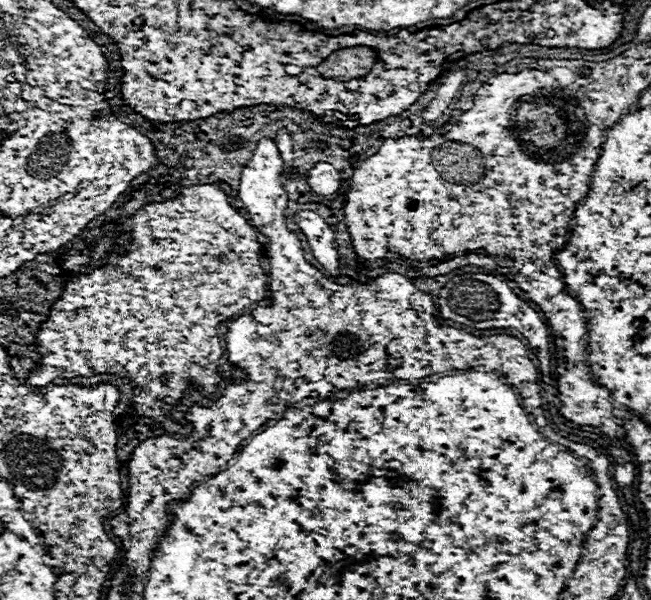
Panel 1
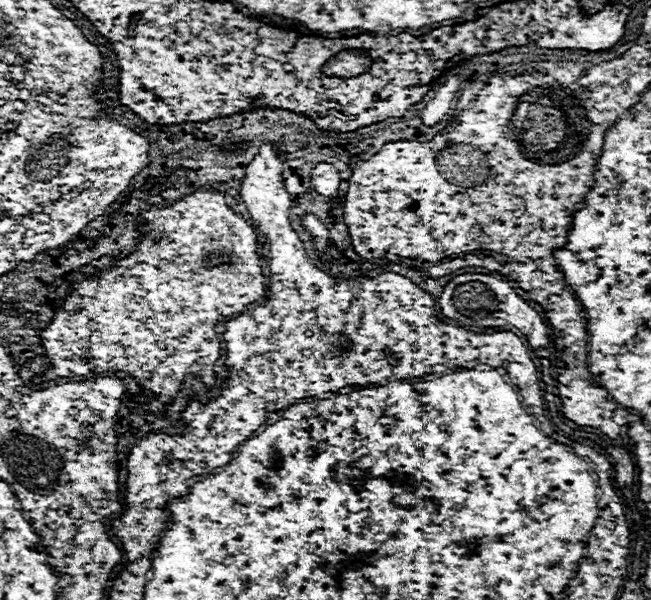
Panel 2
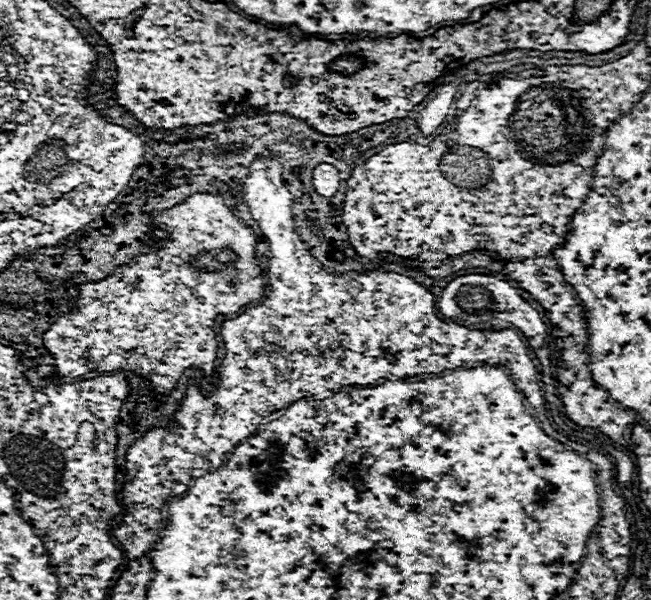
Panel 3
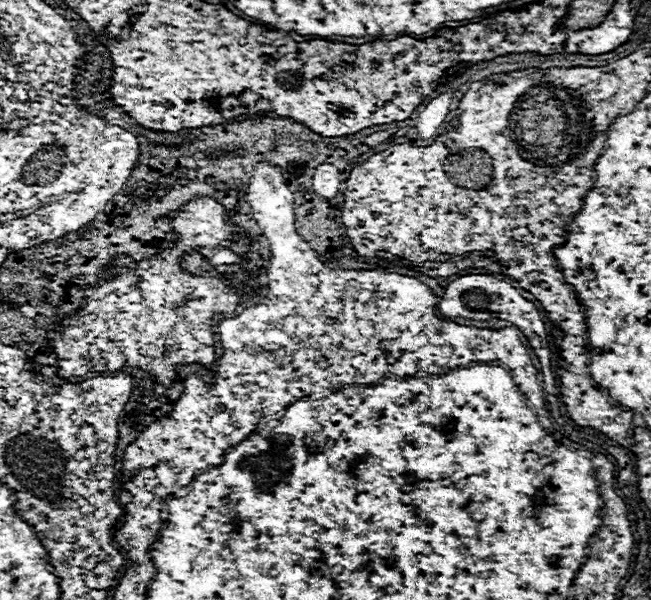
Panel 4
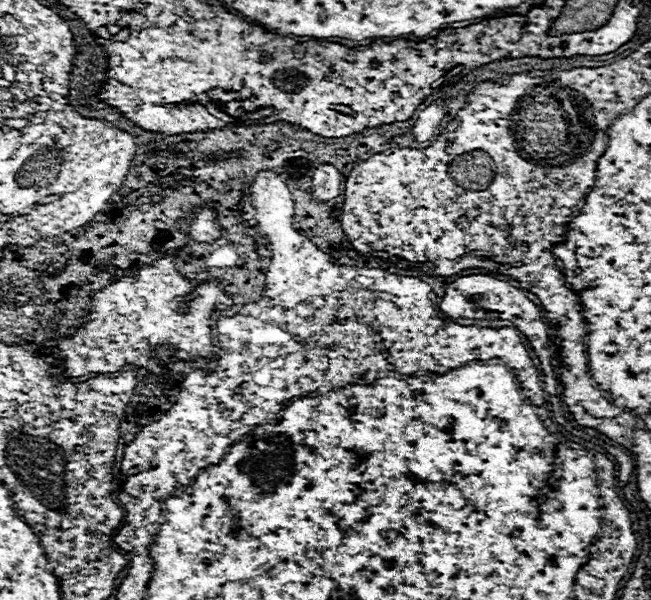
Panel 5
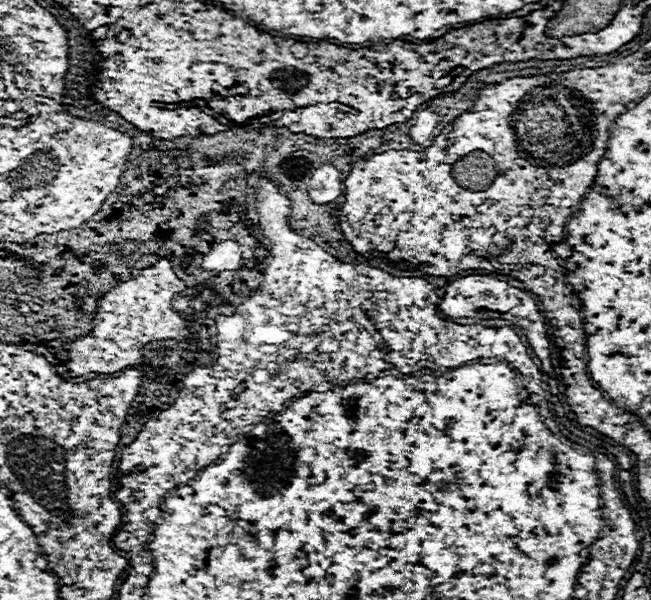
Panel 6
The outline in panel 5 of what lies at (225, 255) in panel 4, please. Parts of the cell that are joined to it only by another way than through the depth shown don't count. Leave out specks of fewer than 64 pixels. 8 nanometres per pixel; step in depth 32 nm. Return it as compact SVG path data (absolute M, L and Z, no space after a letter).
M224 244L218 250L214 250L210 256L206 256L206 266L210 268L230 268L236 266L240 260L240 254L236 252L234 244Z

